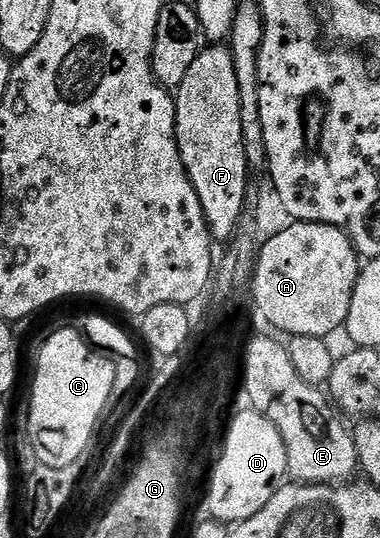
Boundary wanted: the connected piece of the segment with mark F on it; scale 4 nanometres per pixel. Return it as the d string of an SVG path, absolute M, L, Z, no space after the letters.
M212 44L201 49L194 64L190 64L190 72L186 72L186 80L175 87L174 101L180 159L188 179L198 192L208 231L217 243L228 244L238 228L250 185L250 169L242 136L238 76L234 76L231 49L224 44Z

